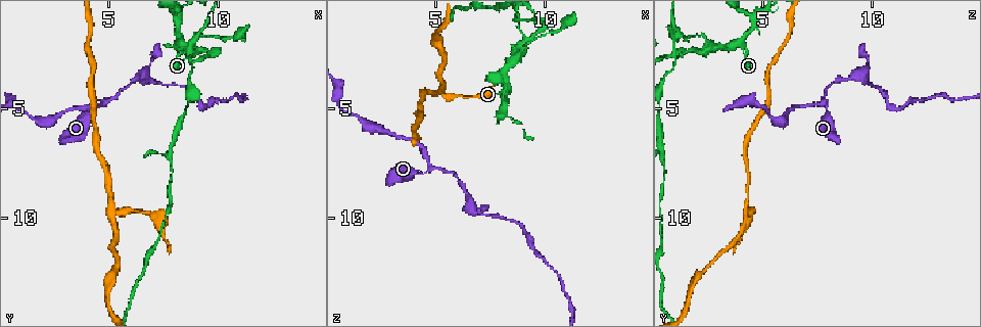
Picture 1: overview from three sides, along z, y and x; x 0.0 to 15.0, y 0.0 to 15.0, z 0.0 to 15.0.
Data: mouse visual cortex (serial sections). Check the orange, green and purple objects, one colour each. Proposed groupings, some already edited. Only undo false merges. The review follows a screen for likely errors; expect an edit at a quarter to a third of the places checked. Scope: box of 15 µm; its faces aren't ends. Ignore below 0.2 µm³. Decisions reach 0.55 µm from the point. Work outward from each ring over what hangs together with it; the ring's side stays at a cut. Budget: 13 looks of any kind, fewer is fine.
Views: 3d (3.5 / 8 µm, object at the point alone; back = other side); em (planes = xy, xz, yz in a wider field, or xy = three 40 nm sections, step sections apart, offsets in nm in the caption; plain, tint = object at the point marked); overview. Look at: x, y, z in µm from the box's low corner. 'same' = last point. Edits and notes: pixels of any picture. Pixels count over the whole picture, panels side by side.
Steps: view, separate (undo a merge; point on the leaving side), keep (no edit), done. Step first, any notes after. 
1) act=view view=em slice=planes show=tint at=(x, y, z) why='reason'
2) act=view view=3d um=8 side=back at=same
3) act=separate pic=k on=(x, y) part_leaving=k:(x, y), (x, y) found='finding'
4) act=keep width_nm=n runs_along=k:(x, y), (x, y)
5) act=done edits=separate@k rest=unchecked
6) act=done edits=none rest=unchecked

act=view view=3d um=8 side=back at=(5.2, 9.7, 4.3) why='side arm on a straight run'

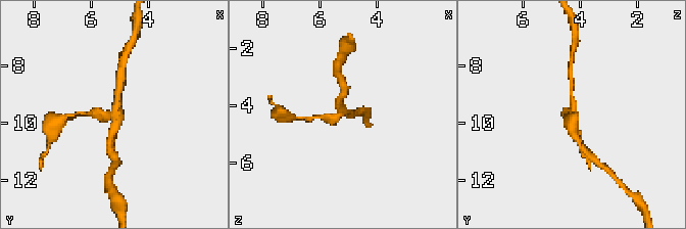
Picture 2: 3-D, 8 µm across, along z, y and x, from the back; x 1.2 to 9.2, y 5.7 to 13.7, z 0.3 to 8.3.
act=view view=3d um=3.5 at=(5.3, 9.6, 4.3)

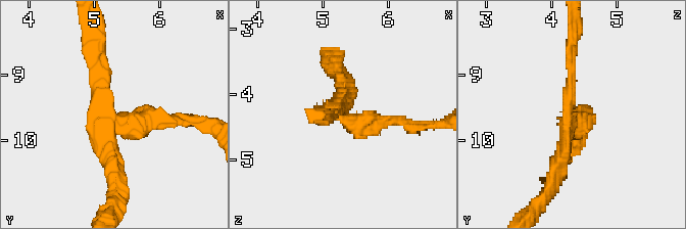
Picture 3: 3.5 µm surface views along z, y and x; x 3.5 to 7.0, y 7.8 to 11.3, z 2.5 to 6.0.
act=view view=em slice=xy step=2 show=tint at=(5.25, 9.60, 4.25) why='now the EM'

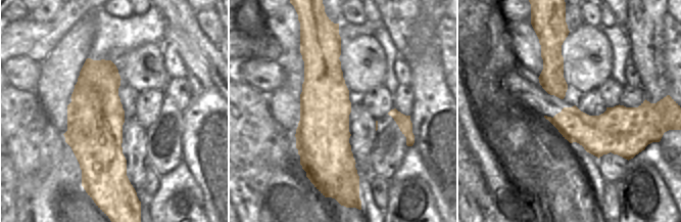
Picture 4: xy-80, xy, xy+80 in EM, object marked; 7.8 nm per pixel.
act=separate pic=3 on=(564, 167) part_leaving=3:(572, 116), (569, 84), (577, 28) found='a second cell is stuck on'

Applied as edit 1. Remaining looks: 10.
act=view view=overview why='see it whole again'

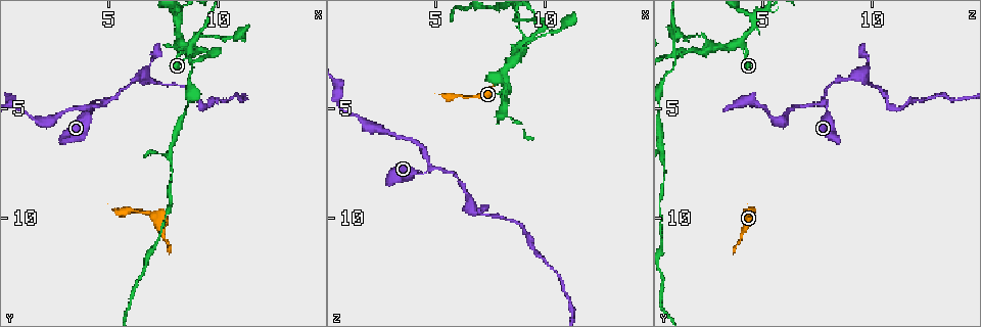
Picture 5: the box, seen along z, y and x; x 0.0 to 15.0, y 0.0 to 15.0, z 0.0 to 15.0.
act=view view=3d um=8 at=(4.9, 4.8, 7.7) why='a narrow waist'

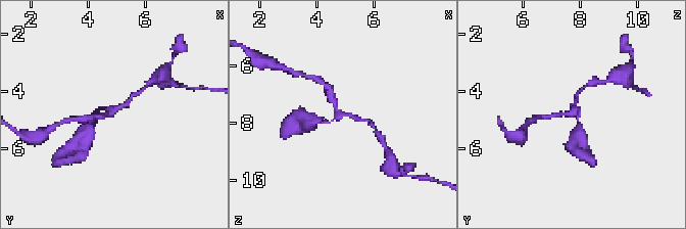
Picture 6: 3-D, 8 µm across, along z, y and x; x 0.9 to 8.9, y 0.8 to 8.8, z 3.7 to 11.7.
act=view view=3d um=3.5 at=(4.8, 4.8, 7.8) why='zoom in'

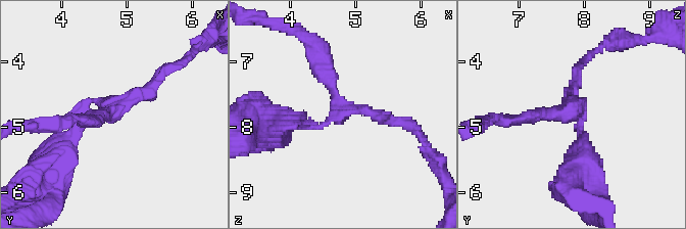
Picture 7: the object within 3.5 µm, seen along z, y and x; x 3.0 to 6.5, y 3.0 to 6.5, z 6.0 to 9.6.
act=view view=em slice=xy step=2 show=tint at=(4.80, 4.70, 7.80) arms=3 arm_widths_nm=150,150,200

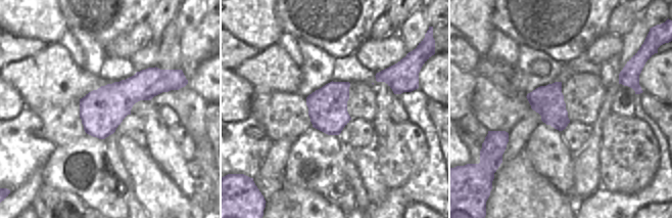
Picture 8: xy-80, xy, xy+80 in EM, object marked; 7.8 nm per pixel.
act=keep found='all the same cell'

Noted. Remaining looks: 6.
act=view view=3d um=8 at=(6.9, 3.7, 9.7) why='sudden change in width'

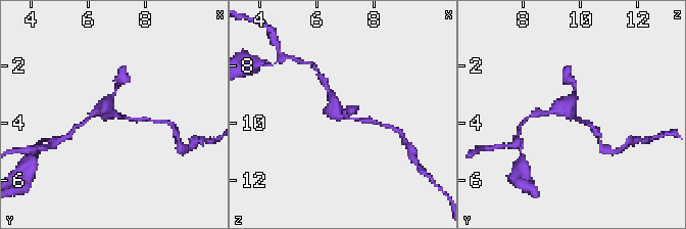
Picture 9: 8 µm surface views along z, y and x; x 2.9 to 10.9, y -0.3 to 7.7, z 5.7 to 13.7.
act=view view=3d um=3.5 at=(7.0, 3.7, 9.8)

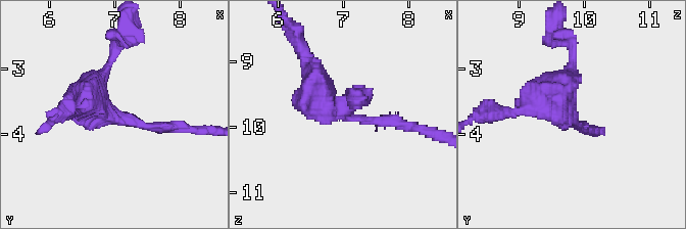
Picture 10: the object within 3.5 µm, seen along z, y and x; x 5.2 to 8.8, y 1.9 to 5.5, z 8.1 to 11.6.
act=view view=em slice=planes show=tint at=(6.95, 3.70, 9.75)

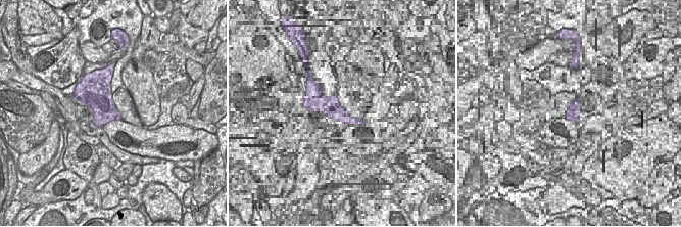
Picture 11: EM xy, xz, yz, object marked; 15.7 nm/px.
act=keep runs_along=10:(307, 63), (332, 110), (404, 123) found='continuous, no second cell'

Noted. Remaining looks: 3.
act=view view=3d um=3.5 at=(9.3, 4.9, 10.8) why='abrupt turn'

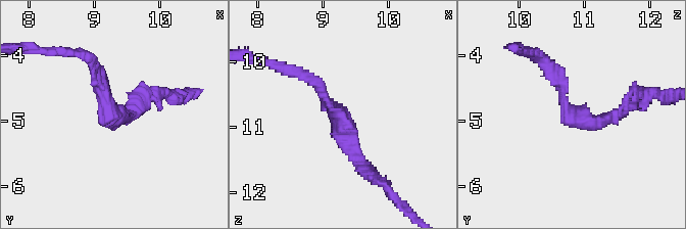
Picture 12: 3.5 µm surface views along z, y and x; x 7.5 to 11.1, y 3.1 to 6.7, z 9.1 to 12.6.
act=view view=em slice=xy step=1 show=tint at=(9.25, 4.95, 10.85) arm_widths_nm=200,200

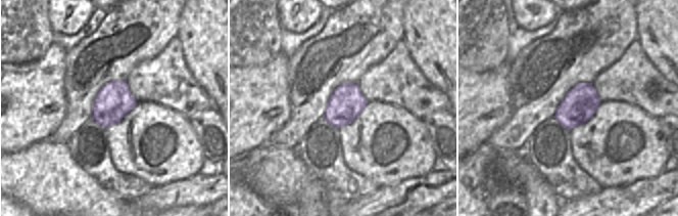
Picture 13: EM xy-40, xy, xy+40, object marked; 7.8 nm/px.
act=keep found='all the same cell'

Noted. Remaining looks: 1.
act=done edits=separate@3 rest=unchecked

